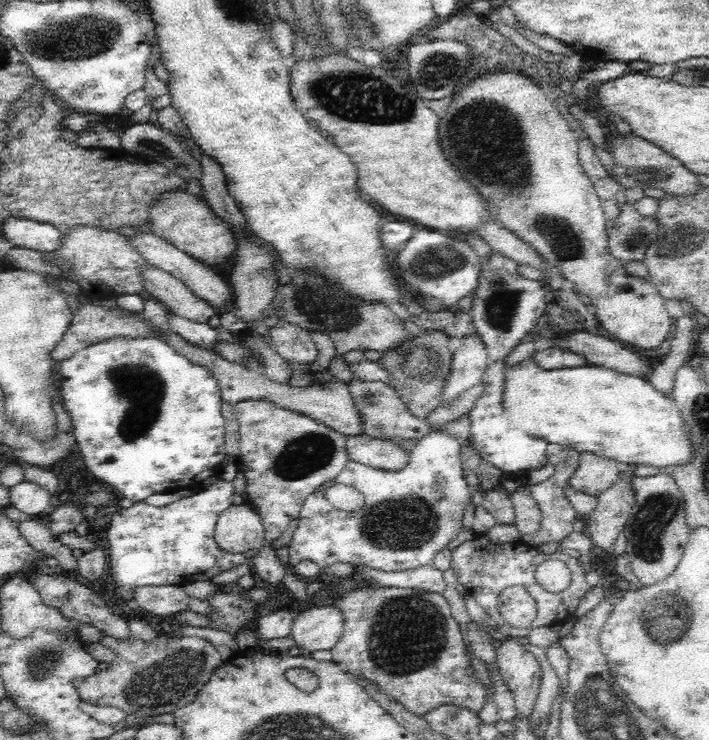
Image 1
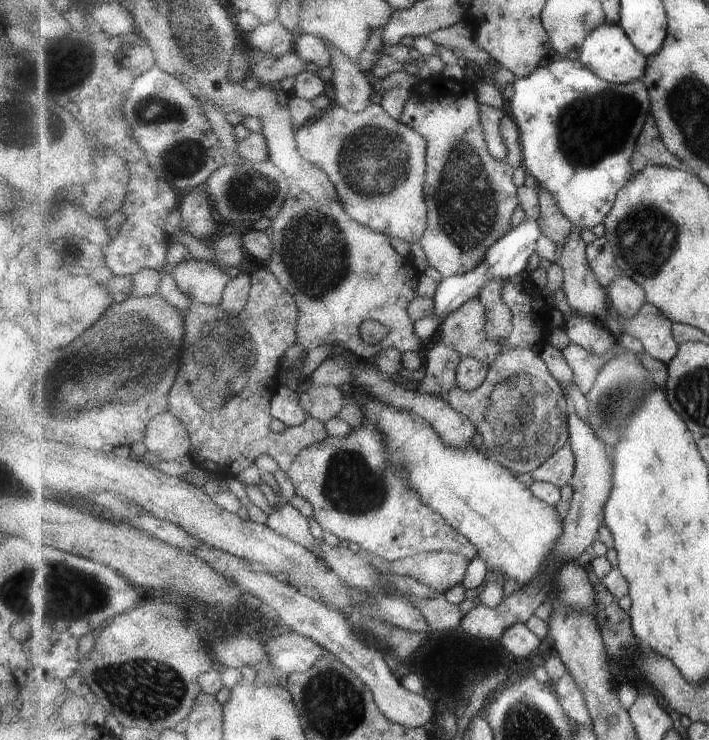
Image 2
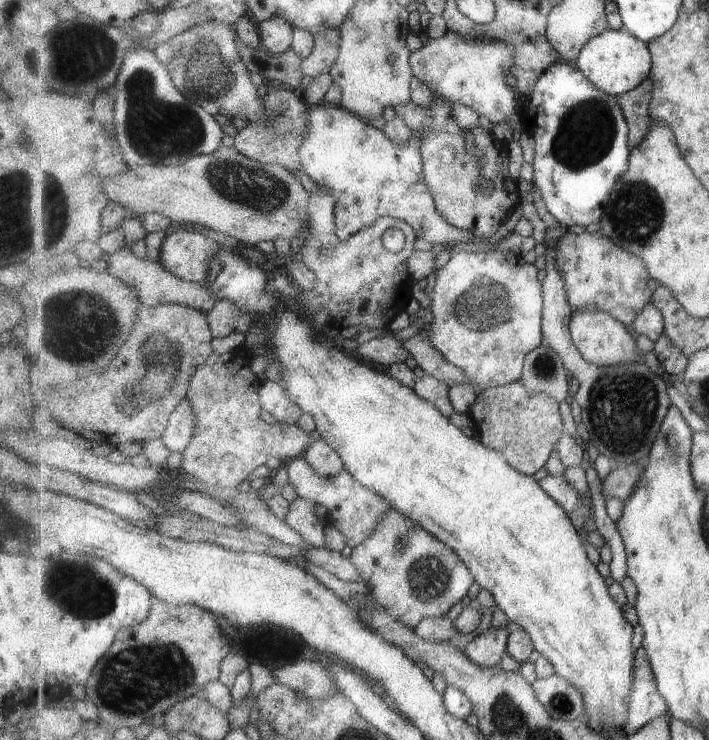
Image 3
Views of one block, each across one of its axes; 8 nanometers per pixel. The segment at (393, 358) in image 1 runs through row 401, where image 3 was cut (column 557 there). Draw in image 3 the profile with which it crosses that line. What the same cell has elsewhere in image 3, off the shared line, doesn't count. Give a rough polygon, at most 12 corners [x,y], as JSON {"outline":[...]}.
{"outline":[[520,379],[482,390],[483,445],[535,476],[565,436],[555,397]]}

